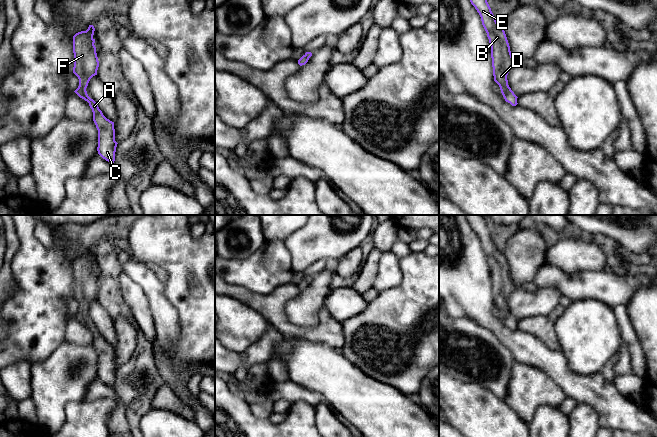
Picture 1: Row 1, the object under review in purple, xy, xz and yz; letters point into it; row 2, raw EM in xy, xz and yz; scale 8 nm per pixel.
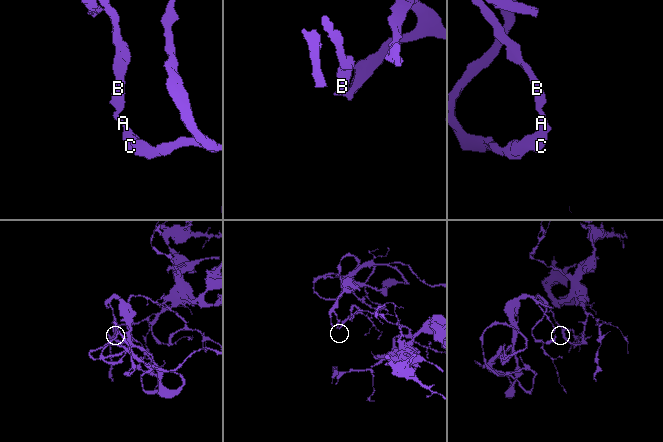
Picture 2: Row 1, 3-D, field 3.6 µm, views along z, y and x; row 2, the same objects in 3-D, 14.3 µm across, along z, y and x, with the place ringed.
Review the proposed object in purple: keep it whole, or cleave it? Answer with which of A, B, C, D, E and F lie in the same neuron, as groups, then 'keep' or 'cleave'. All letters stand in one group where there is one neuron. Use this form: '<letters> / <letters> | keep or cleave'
A B C D E F | keep

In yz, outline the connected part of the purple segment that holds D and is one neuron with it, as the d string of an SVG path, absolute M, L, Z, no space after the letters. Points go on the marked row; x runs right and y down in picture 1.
M470 0L470 2L481 17L482 25L491 45L494 81L499 85L505 101L512 106L516 106L518 97L509 87L507 80L507 75L515 66L515 62L505 31L497 23L487 0Z

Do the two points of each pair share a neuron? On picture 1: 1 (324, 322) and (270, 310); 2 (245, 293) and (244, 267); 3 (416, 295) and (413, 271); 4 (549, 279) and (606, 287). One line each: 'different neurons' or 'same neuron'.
1: same neuron
2: different neurons
3: same neuron
4: same neuron

